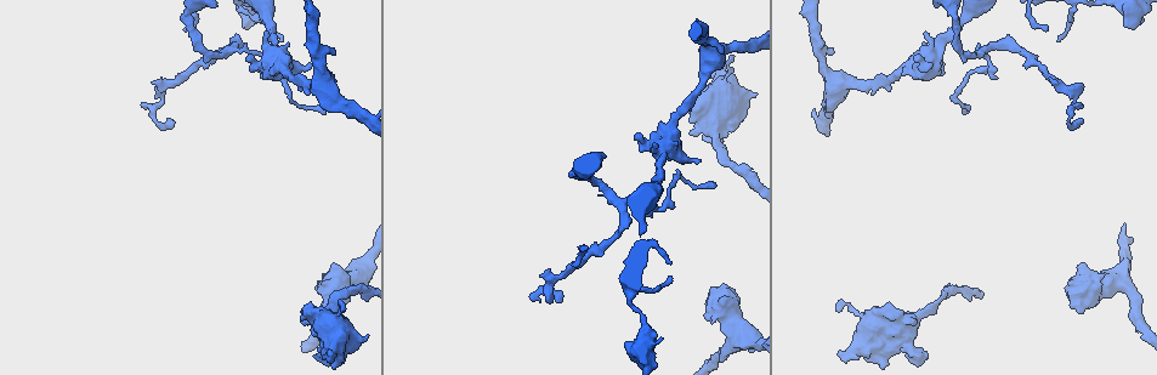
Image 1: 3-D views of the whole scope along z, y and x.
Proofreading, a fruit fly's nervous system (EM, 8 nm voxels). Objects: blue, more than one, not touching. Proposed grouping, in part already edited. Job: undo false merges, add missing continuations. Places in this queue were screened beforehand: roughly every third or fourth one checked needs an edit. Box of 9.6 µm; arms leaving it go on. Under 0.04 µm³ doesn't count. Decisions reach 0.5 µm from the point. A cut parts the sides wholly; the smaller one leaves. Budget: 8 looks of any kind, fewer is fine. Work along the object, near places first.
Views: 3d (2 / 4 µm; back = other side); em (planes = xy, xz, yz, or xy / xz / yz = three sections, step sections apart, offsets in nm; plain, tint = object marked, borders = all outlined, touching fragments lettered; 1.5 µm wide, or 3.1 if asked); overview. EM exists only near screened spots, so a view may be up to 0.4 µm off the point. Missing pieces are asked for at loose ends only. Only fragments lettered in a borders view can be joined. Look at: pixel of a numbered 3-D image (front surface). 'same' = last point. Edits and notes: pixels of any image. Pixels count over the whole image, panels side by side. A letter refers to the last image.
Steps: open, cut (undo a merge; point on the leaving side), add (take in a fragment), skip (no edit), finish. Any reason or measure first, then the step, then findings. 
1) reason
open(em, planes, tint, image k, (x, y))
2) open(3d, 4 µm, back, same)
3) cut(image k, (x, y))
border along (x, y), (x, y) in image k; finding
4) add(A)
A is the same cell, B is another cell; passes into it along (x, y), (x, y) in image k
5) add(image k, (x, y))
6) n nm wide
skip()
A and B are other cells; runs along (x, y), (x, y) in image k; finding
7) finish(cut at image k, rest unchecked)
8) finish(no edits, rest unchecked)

branch stops here
open(em, xy, step 4, borders, image 1, (965, 110))

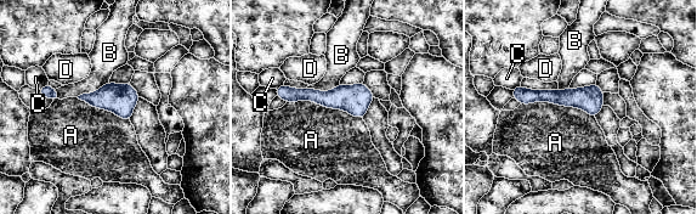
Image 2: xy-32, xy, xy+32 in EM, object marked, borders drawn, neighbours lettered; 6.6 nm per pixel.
open(em, yz, step 8, borders, same)

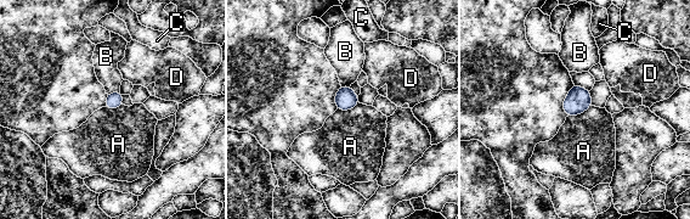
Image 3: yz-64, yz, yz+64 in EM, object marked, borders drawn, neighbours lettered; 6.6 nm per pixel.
skip()
A, B, C and D are other cells; border along (590, 105), (582, 112), (567, 117) in image 3; none of them fits

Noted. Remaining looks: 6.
tapers out
open(em, xz, step 4, tint, image 1, (730, 55))

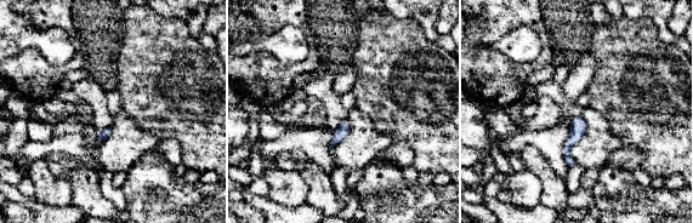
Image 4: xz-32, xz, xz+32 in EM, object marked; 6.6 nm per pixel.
another direction
open(em, planes, tint, same)

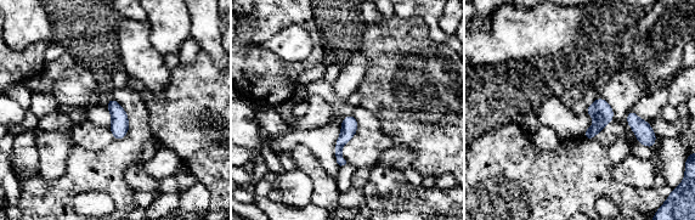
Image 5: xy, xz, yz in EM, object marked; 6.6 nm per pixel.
see the neighbours
open(em, planes, borders, same)

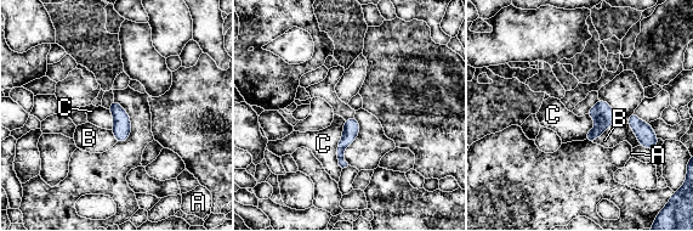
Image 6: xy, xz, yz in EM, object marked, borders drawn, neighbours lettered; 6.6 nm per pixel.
110 nm wide
skip()
A, B and C are other cells; runs along (352, 120), (340, 148), (344, 164) in image 6; none of them fits

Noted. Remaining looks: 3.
open(3d, 4 µm, image 1, (928, 356))

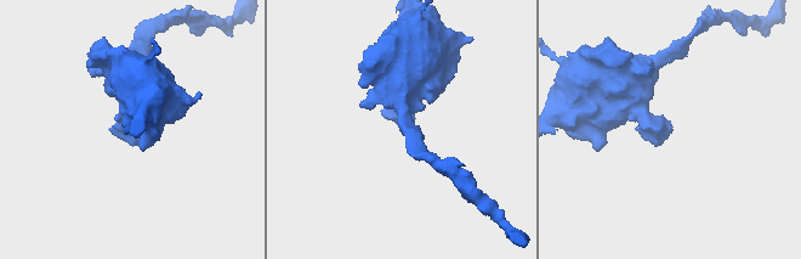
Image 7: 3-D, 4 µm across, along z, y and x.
open(em, planes, borders, image 7, (672, 130))

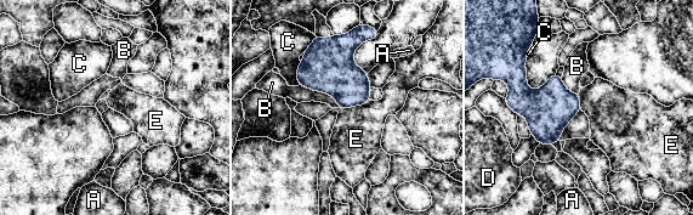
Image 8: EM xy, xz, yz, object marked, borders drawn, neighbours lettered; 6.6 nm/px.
B touches over 300 nm
skip()
A, B, C, D and E are other cells; border along (369, 100), (340, 109) in image 8; none of them fits

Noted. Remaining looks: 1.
finish(no edits, rest unchecked)

